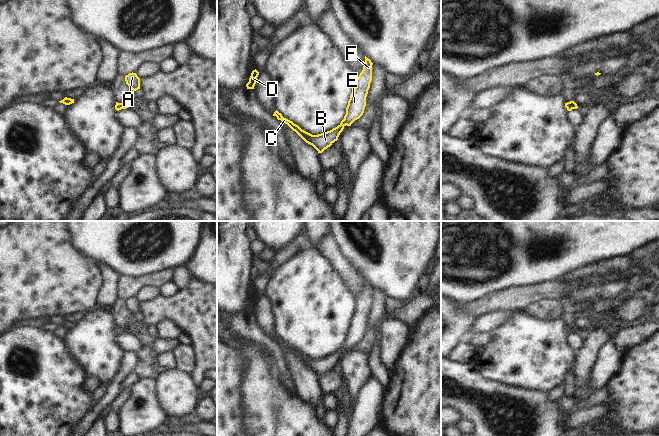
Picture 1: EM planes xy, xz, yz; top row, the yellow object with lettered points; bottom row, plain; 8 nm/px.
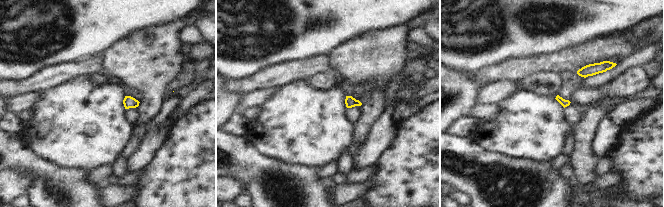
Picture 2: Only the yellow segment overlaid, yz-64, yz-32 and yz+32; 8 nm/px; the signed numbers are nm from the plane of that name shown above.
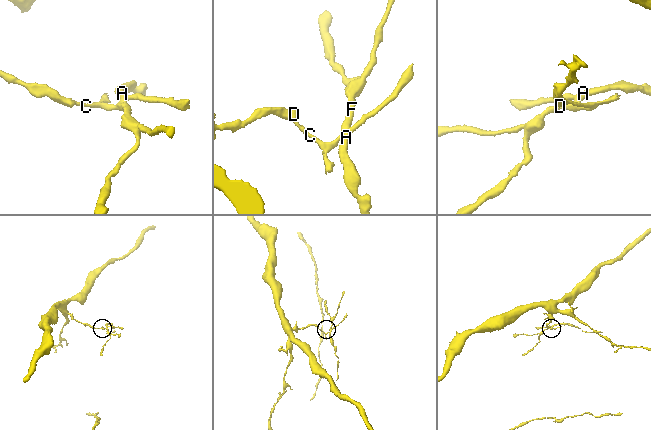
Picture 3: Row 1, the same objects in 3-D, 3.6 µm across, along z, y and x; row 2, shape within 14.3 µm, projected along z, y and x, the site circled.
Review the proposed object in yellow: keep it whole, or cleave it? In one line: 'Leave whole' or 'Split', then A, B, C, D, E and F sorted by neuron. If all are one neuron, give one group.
Leave whole. Groups: A B C D E F

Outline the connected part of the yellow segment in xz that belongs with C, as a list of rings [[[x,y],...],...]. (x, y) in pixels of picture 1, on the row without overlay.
[[[365,280],[365,288],[359,301],[356,303],[356,310],[354,315],[350,318],[350,323],[346,332],[346,338],[341,347],[330,355],[321,357],[318,359],[312,359],[302,354],[298,349],[292,345],[284,342],[277,334],[273,340],[276,340],[278,344],[287,348],[293,355],[295,355],[306,367],[312,369],[318,377],[322,377],[325,373],[330,371],[335,365],[338,364],[340,357],[344,351],[351,350],[351,348],[359,343],[366,330],[366,321],[372,305],[372,289],[370,283]]]

